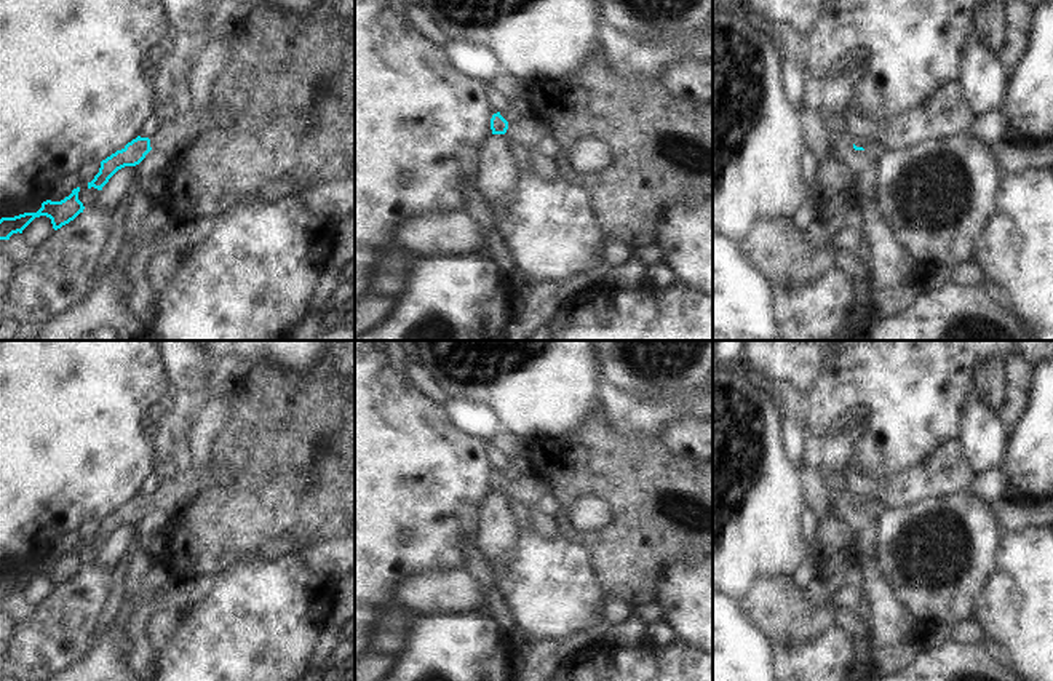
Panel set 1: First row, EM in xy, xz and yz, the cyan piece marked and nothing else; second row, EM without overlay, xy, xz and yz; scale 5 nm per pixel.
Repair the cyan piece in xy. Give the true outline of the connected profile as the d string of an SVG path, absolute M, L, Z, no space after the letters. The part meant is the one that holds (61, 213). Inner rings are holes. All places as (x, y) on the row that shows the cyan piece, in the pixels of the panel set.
M80 187L74 189L72 193L61 201L46 200L42 203L42 208L37 213L24 213L14 217L2 217L0 240L10 240L10 237L18 232L22 233L22 230L35 217L40 217L40 216L50 217L54 230L69 224L85 209L83 203L78 200L78 192L80 192Z

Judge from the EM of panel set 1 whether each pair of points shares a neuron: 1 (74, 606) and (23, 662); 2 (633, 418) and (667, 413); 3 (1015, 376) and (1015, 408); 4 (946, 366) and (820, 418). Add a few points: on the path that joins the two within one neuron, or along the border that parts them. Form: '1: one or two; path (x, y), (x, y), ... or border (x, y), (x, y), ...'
1: one; path (64, 621), (37, 648)
2: one; path (641, 418), (659, 413)
3: one; path (1015, 384), (1015, 400)
4: one; path (914, 366), (871, 366), (852, 386)

